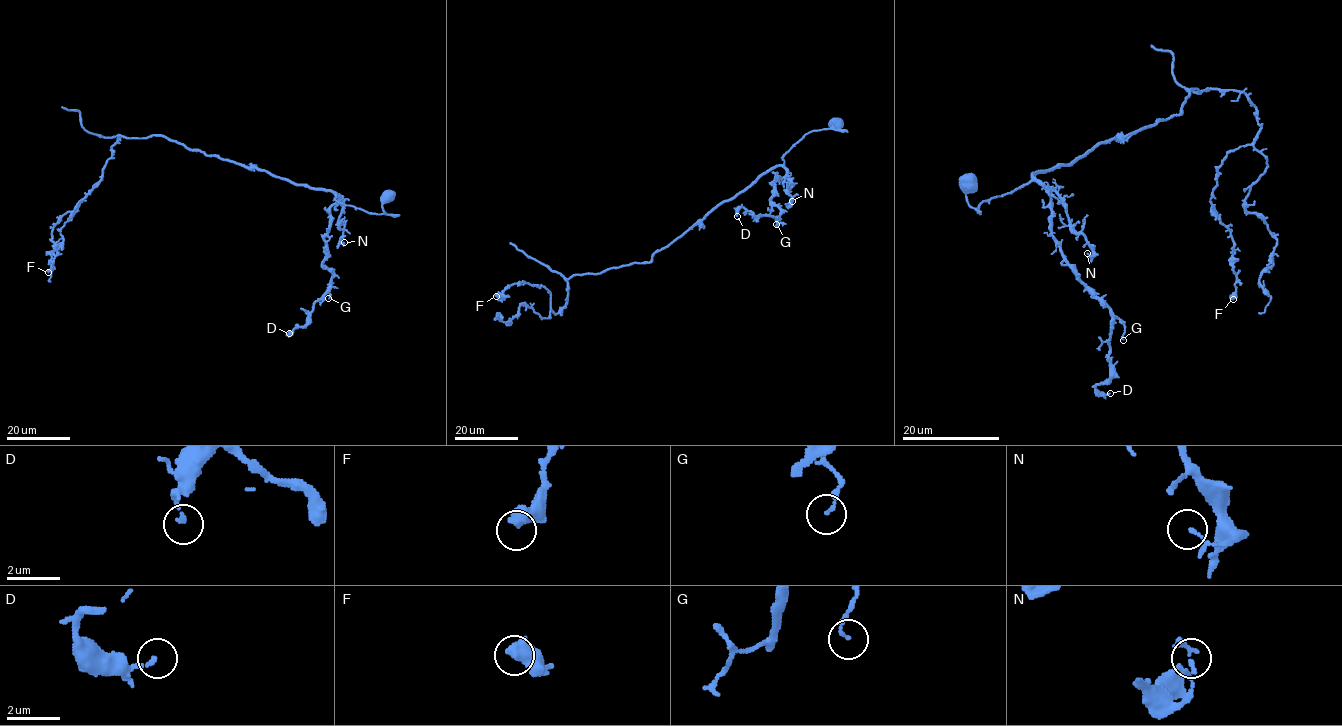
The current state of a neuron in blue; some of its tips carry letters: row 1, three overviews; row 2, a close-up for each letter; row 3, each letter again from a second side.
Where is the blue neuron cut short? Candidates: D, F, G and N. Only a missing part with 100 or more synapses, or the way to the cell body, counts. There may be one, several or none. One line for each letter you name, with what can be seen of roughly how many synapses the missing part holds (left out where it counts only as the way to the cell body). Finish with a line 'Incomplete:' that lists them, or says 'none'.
Incomplete: none

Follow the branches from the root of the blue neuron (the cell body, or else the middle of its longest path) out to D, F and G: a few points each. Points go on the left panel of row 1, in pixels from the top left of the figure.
D: (387, 195), (383, 214), (340, 203), (336, 195), (324, 238), (329, 289), (309, 321), (289, 333)
F: (387, 195), (383, 214), (366, 212), (162, 136), (119, 135), (101, 180), (53, 227), (48, 272)
G: (387, 195), (383, 214), (340, 203), (336, 195), (324, 238), (323, 264), (332, 274), (328, 298)

